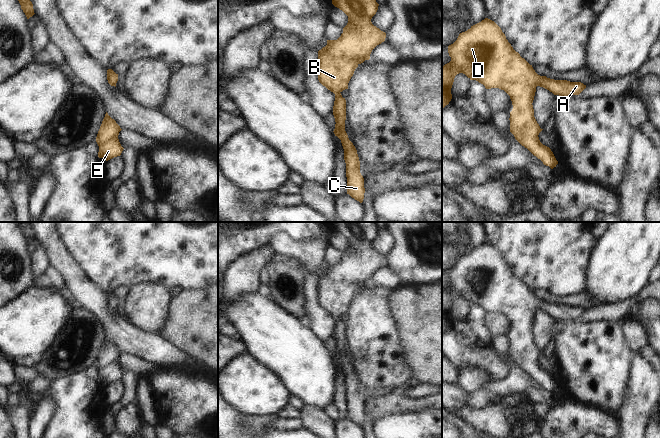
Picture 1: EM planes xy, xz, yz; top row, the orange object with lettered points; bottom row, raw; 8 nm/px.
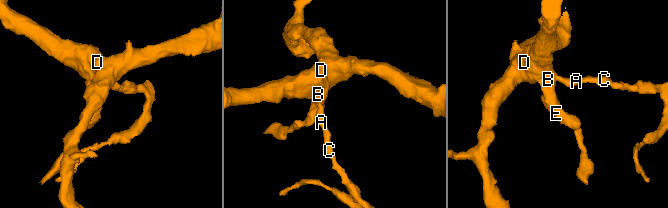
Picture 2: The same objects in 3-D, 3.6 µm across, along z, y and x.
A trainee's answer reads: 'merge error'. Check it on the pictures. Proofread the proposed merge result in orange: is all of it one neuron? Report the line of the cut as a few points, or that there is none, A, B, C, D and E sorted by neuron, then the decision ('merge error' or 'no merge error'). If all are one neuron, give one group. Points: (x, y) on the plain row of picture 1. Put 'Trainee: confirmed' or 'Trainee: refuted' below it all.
no cut; A B C D E; no merge error
Trainee: refuted

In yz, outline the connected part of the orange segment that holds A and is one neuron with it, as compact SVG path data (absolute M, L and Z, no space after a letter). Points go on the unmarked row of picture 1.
M488 242L460 257L457 264L448 270L448 277L451 285L442 290L442 334L452 323L451 312L455 300L459 297L465 298L470 304L478 305L486 313L499 312L504 314L510 320L513 329L509 342L510 356L522 370L540 383L544 389L551 393L556 391L558 385L553 376L549 371L543 369L538 361L543 353L540 352L534 341L532 327L536 311L543 311L554 319L568 320L579 319L586 312L586 309L581 306L554 304L538 299L532 289L513 273L501 252Z

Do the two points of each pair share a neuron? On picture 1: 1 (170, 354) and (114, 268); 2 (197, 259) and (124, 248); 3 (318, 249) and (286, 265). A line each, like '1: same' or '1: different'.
1: different
2: same
3: different

